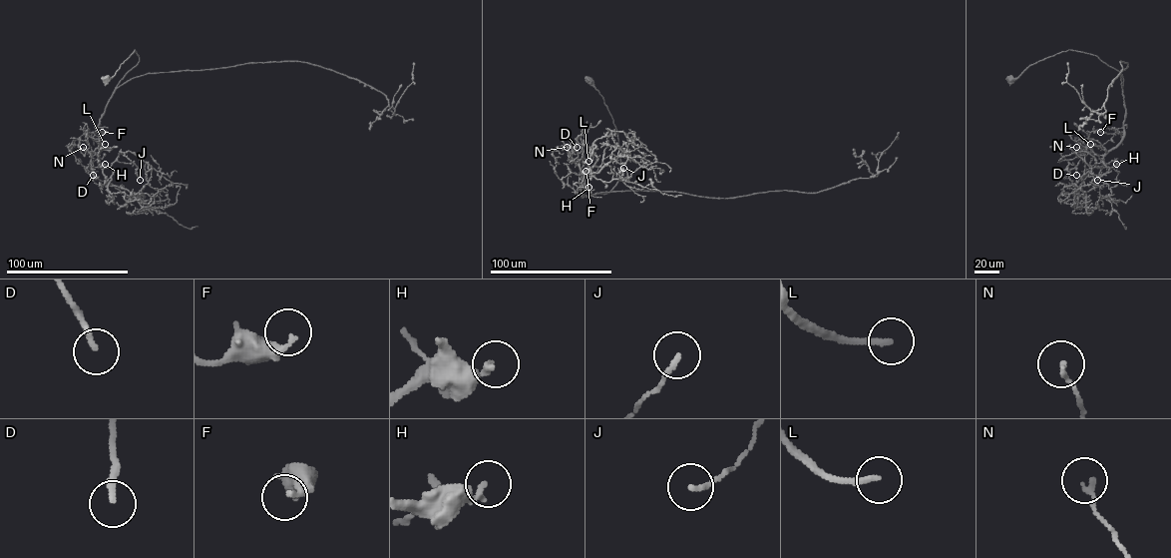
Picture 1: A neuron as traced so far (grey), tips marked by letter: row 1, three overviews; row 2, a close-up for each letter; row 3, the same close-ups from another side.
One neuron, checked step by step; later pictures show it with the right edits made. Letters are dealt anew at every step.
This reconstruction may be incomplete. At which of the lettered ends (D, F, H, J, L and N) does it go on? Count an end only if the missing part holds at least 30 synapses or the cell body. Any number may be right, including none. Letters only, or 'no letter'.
L

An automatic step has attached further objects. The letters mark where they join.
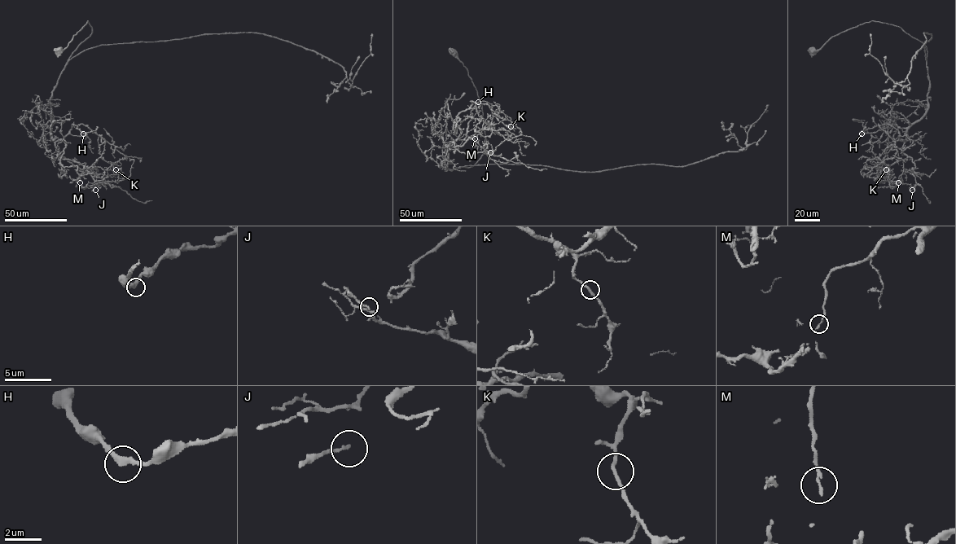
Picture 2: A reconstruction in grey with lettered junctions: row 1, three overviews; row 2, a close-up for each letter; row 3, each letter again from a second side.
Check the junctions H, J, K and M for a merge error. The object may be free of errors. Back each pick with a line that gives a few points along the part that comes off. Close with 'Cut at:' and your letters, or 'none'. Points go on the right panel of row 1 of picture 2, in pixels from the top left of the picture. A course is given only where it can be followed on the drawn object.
M: (898, 182), (901, 152), (926, 118)
Cut at: M

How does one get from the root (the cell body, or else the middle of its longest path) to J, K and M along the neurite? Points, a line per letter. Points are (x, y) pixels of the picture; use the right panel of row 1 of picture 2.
J: (812, 50), (871, 21), (899, 26), (926, 46), (927, 111), (907, 129), (902, 150), (915, 165), (912, 190)
K: (812, 50), (871, 21), (926, 46), (927, 111), (907, 130), (905, 159), (883, 168), (876, 157), (886, 169)
M: (812, 50), (871, 21), (899, 26), (926, 46), (927, 111), (907, 130), (902, 151), (915, 167), (898, 182)

